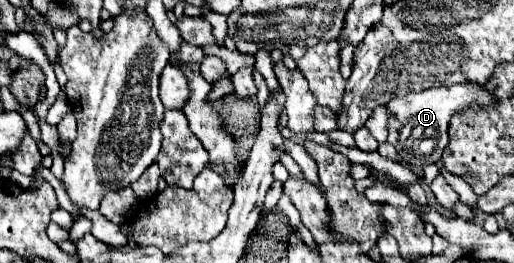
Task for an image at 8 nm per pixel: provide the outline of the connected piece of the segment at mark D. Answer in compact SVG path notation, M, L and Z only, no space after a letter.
M472 82L454 84L450 88L428 88L422 92L410 92L404 98L392 98L386 104L388 142L404 158L404 162L408 162L412 166L436 164L442 158L442 152L448 144L448 120L450 120L450 116L472 102L476 102L478 106L490 108L494 104L494 100L496 98L492 94L488 94L478 84L472 84Z

